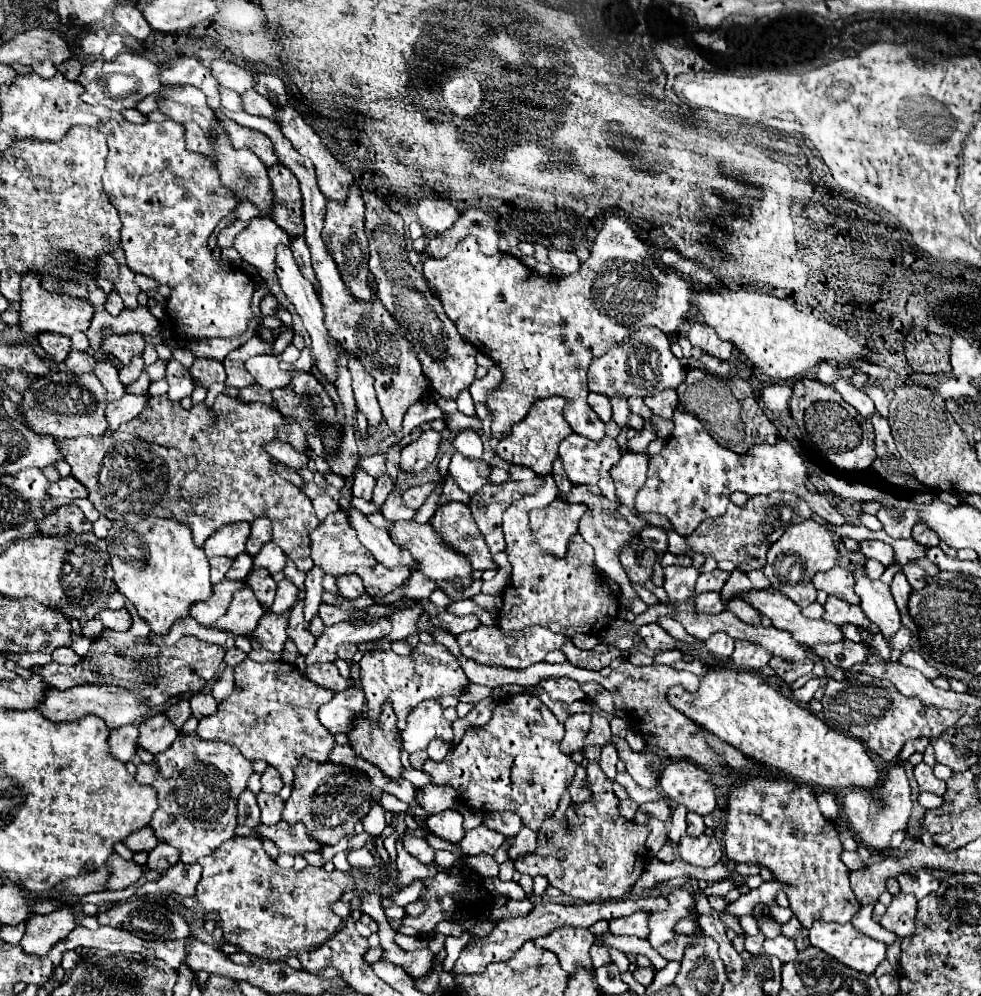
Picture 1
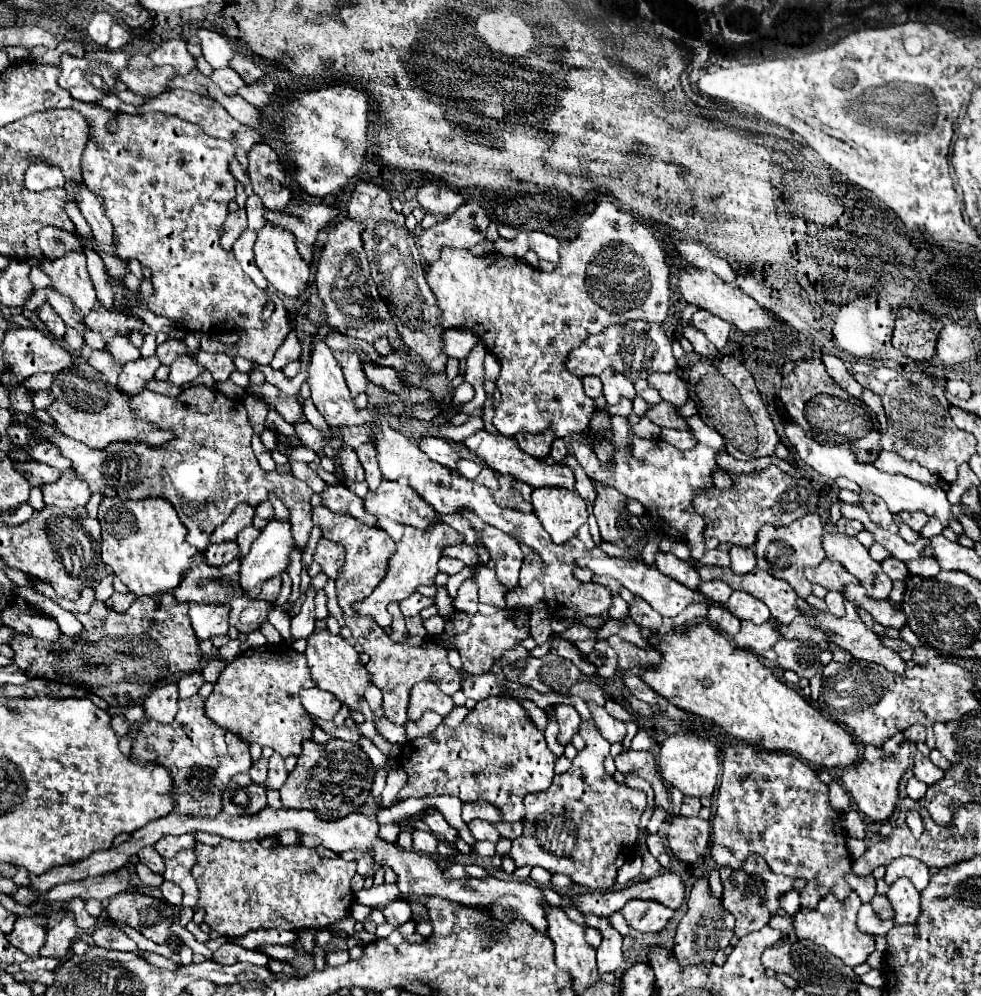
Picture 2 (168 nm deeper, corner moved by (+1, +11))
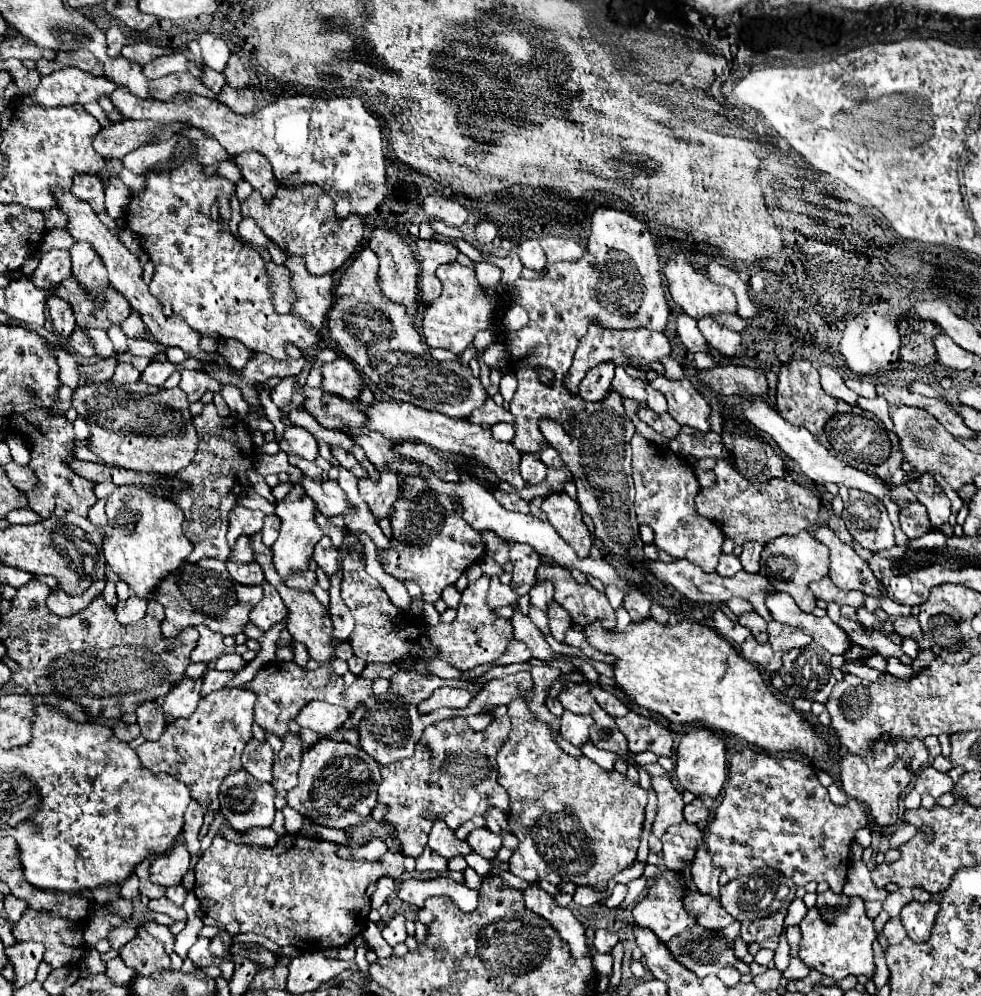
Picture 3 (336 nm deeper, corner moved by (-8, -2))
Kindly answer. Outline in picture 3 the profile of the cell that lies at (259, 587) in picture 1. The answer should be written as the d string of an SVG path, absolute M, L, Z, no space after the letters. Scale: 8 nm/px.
M262 582L264 598L262 602L250 612L250 622L258 626L260 630L272 628L276 622L280 622L286 616L286 604L282 602L278 590L270 582Z

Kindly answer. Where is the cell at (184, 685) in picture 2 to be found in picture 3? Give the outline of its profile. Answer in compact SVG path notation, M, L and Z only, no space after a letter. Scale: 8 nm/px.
M210 668L206 674L204 674L204 678L202 678L202 696L208 696L210 692L218 692L218 690L222 690L224 686L226 686L226 682L228 680L232 680L234 678L234 672L218 672L218 670L214 670L214 668Z

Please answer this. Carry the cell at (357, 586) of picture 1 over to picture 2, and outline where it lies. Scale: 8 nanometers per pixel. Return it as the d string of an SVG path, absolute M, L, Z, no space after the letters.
M321 537L317 543L317 549L313 553L313 559L321 565L323 573L331 579L337 579L337 573L343 567L343 557L345 557L345 549L341 549L341 545Z

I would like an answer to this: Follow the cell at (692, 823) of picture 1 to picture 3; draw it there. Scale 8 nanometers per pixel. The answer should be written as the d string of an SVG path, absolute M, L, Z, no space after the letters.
M700 798L686 804L686 808L684 808L684 820L686 822L698 824L700 820L708 820L708 816L710 816L710 812L708 812L708 808L704 806L704 802Z

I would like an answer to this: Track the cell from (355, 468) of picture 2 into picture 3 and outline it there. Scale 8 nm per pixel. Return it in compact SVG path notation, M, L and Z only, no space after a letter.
M334 446L332 448L332 456L340 462L340 466L344 466L344 468L348 468L358 480L362 480L362 478L368 478L368 474L366 474L366 470L362 470L362 466L358 464L358 460L350 454L350 452L346 452L346 450L342 450L340 446Z

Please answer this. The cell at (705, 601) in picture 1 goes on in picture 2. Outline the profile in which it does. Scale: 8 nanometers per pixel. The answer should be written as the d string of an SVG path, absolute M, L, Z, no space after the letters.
M705 581L705 583L699 585L699 591L701 591L703 595L707 595L709 599L721 603L721 605L725 605L725 601L727 601L727 599L731 597L731 593L733 593L733 589L731 589L727 583L723 583L723 581Z

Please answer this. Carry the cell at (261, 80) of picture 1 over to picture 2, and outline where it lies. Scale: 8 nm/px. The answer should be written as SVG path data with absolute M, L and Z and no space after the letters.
M239 53L233 55L229 67L233 67L233 71L237 71L239 77L241 77L245 83L255 83L257 79L263 77L263 71L261 71L251 59L247 59L247 57L239 55Z

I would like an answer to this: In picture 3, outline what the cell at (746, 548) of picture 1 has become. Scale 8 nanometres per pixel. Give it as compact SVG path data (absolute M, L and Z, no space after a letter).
M718 460L716 486L700 490L696 498L696 510L700 516L716 522L718 528L736 546L748 540L768 544L782 534L800 534L802 530L814 530L820 516L820 498L814 496L806 486L788 482L784 478L772 478L768 482L748 482L740 476L728 460Z

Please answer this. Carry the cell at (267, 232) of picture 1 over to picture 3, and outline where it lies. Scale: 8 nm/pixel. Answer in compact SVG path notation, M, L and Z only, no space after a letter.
M286 256L284 262L290 270L290 290L296 296L292 312L320 330L332 306L332 276L314 276L306 270L304 262L304 256Z

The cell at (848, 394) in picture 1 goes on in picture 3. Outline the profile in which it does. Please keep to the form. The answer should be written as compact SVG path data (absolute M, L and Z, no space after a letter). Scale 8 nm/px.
M822 366L822 368L820 368L820 382L822 382L822 388L824 388L830 396L842 398L842 400L848 402L848 404L856 404L856 402L858 402L858 394L852 392L852 390L844 384L842 376L840 376L834 368Z

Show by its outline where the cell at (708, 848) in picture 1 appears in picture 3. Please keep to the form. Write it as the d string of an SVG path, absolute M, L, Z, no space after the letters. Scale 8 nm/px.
M680 822L678 826L670 826L670 830L666 830L666 834L662 836L664 864L672 872L686 874L702 842L704 842L704 830L700 830L696 824Z

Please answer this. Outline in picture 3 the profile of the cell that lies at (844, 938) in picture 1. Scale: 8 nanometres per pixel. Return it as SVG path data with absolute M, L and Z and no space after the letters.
M824 892L818 896L818 902L814 908L808 910L804 920L800 922L802 930L802 940L800 940L800 958L810 966L816 968L818 972L832 976L834 980L842 980L848 974L854 976L868 976L872 978L876 964L874 964L874 954L872 954L872 942L876 938L872 920L866 916L864 910L864 900L846 894L834 894L834 892Z

